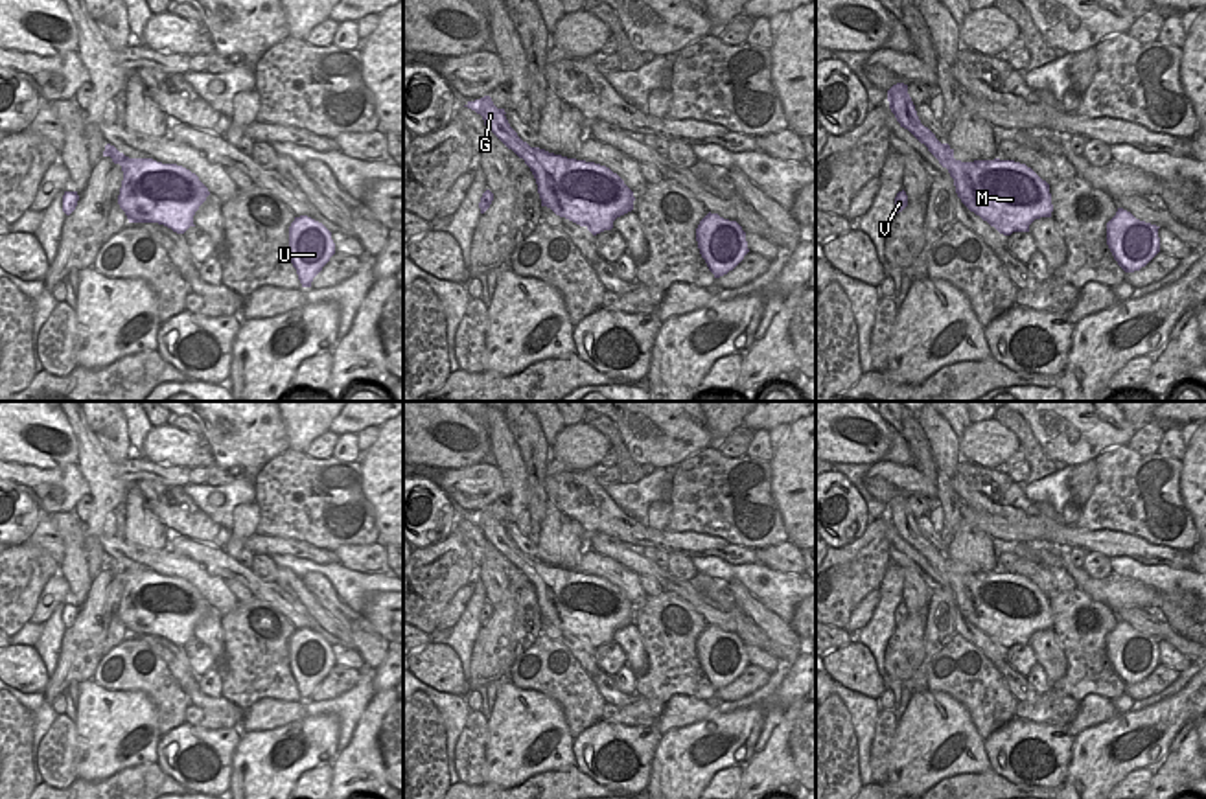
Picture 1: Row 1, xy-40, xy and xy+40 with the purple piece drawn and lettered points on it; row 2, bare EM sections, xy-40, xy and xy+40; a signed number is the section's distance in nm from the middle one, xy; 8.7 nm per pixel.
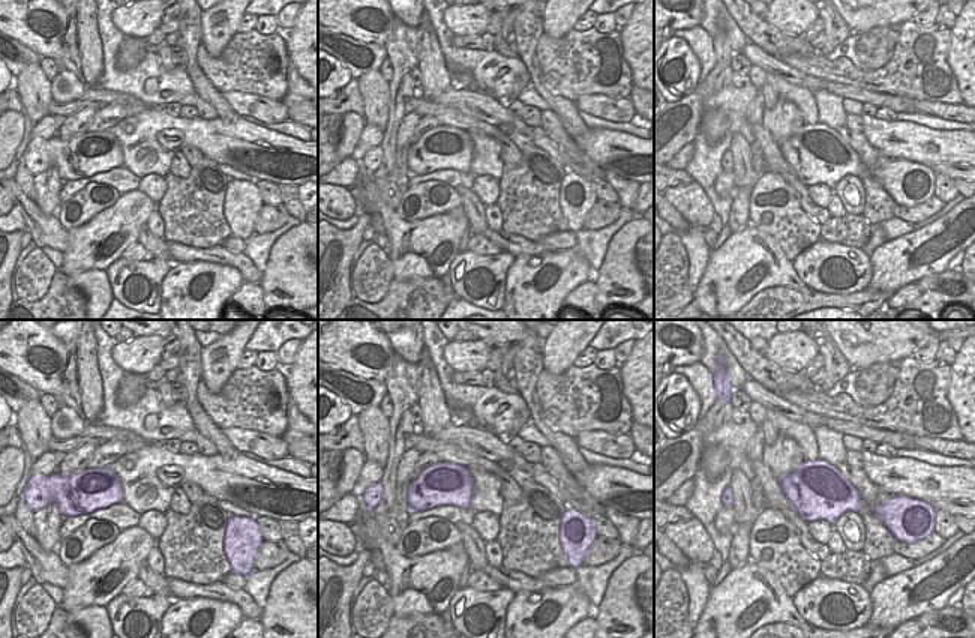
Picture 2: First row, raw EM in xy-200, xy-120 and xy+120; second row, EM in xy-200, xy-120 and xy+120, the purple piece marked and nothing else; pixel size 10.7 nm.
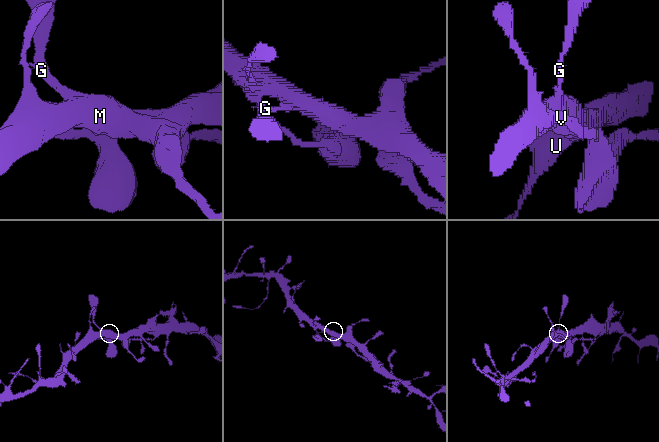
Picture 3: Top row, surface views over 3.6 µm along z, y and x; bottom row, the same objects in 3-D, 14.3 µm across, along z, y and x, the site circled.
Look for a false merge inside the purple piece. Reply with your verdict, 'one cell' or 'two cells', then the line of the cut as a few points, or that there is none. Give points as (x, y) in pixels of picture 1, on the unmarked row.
one cell; cut none

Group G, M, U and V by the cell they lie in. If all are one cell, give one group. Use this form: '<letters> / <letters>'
G M U V

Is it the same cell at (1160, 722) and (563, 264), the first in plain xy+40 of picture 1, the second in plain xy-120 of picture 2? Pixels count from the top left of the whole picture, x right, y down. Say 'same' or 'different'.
same

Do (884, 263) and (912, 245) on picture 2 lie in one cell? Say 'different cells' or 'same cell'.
same cell

